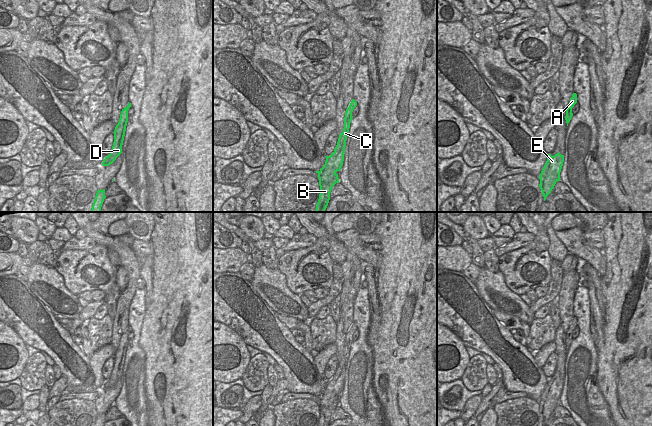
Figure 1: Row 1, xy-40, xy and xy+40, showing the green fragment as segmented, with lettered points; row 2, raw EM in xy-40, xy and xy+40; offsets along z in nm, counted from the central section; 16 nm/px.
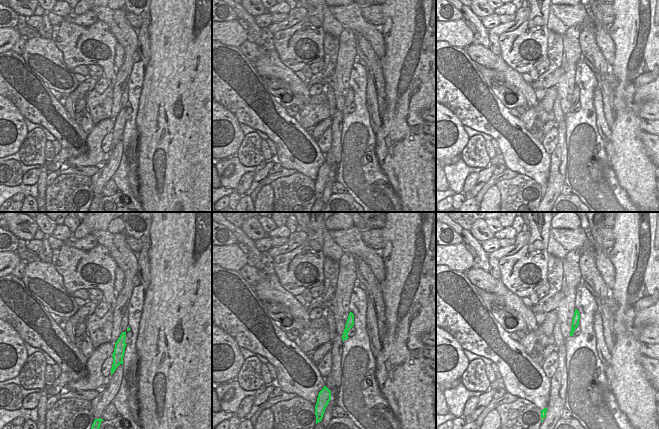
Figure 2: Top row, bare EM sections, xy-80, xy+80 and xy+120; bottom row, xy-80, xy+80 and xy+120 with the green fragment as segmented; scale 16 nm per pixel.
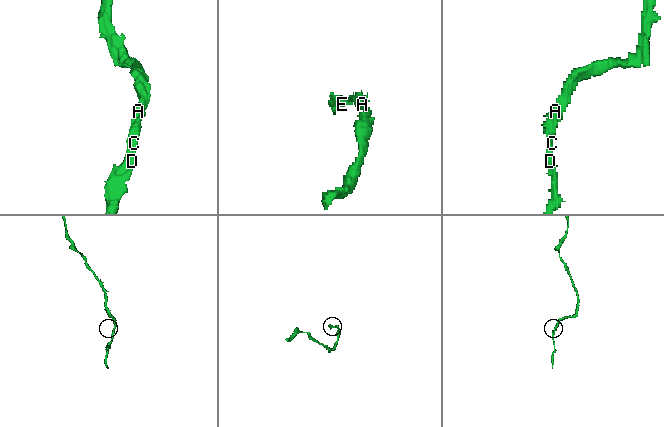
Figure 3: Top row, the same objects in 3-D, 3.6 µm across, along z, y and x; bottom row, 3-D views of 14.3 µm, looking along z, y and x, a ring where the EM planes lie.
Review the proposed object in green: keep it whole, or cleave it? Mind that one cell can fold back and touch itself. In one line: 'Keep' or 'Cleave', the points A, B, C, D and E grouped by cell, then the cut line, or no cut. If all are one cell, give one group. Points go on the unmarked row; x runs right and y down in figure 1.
Keep. Groups: A B C D E. No split.

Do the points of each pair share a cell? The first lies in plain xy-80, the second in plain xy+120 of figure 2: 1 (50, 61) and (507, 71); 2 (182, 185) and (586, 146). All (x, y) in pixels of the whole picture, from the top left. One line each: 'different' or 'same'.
1: same
2: different

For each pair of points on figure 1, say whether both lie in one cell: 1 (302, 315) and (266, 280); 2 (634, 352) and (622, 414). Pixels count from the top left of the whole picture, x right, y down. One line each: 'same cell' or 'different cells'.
1: same cell
2: same cell

